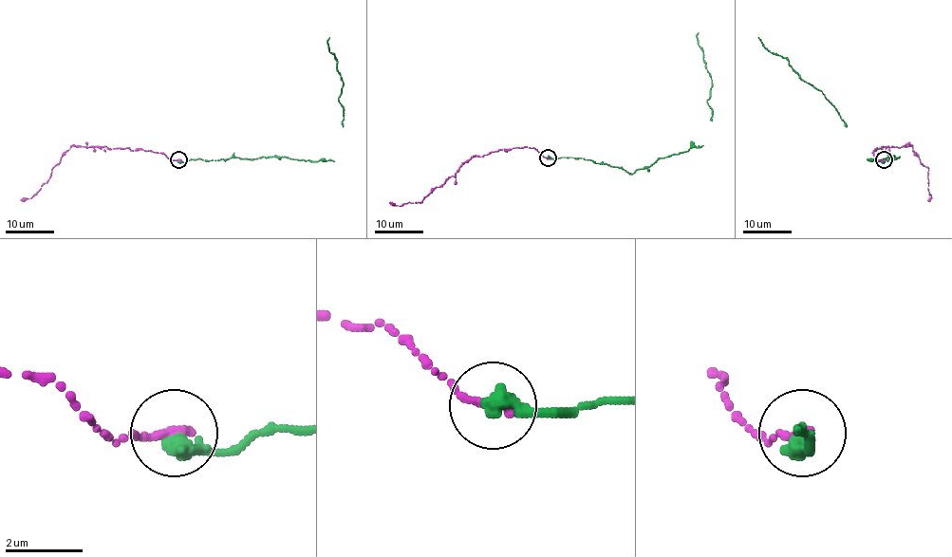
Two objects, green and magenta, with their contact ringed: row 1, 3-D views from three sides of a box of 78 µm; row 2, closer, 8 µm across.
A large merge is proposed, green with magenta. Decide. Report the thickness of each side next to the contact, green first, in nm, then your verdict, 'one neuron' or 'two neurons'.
480 nm thick on the green side, 240 nm on the other; one neuron

